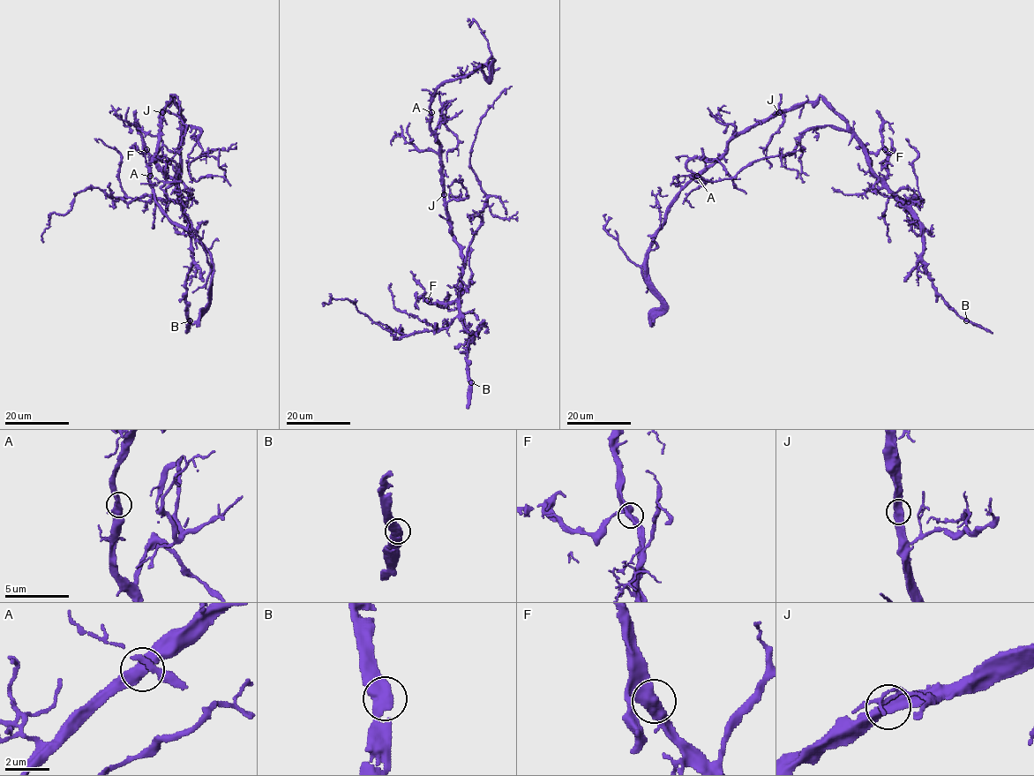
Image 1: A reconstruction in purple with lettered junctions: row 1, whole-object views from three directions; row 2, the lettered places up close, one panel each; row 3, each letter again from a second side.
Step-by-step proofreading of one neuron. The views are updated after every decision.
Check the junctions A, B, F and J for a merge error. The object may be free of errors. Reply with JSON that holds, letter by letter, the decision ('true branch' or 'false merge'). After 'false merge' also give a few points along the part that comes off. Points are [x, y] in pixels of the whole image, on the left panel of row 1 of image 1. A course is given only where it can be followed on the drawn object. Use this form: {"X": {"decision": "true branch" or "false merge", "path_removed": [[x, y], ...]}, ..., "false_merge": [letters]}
{"A": {"decision": "true branch"}, "B": {"decision": "true branch"}, "F": {"decision": "true branch"}, "J": {"decision": "true branch"}, "false_merge": []}

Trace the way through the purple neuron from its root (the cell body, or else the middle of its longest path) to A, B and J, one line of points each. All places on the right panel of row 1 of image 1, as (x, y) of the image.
A: (806, 101), (773, 114), (739, 132), (729, 142), (727, 149), (697, 176)
B: (806, 101), (815, 101), (820, 96), (847, 120), (871, 170), (919, 226), (923, 266), (934, 290), (966, 320)
J: (806, 101), (779, 112)

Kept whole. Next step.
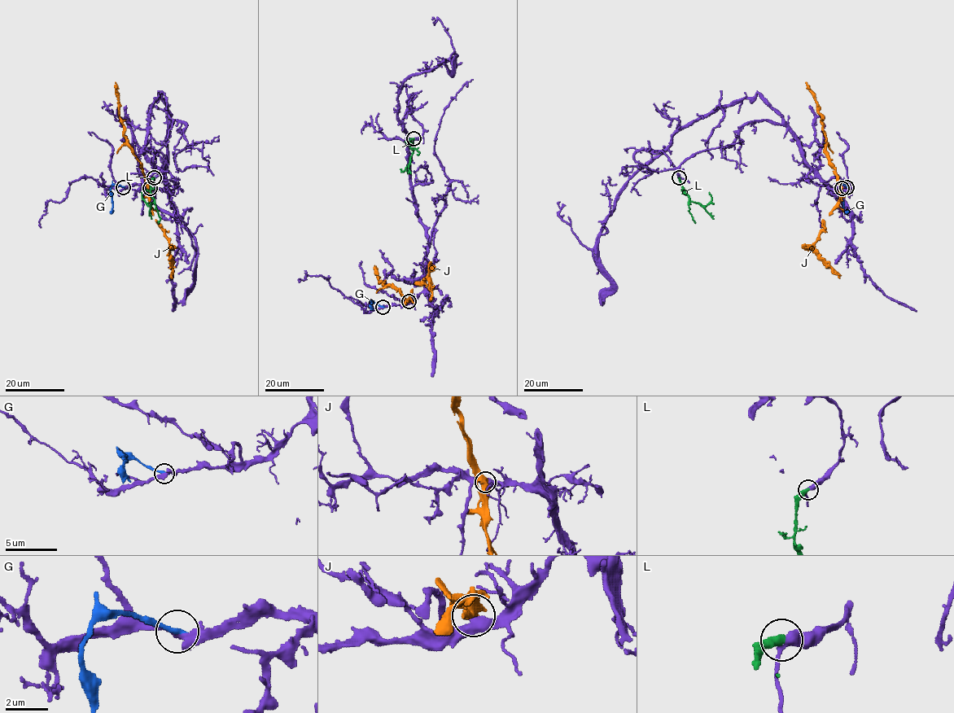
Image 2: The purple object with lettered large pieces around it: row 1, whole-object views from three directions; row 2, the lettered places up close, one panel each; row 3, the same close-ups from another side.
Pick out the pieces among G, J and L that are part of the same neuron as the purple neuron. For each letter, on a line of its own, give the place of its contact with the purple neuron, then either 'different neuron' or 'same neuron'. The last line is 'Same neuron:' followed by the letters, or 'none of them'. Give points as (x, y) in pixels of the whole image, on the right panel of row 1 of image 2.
G: (846, 187) | different neuron
J: (842, 188) | different neuron
L: (679, 177) | same neuron
Same neuron: L

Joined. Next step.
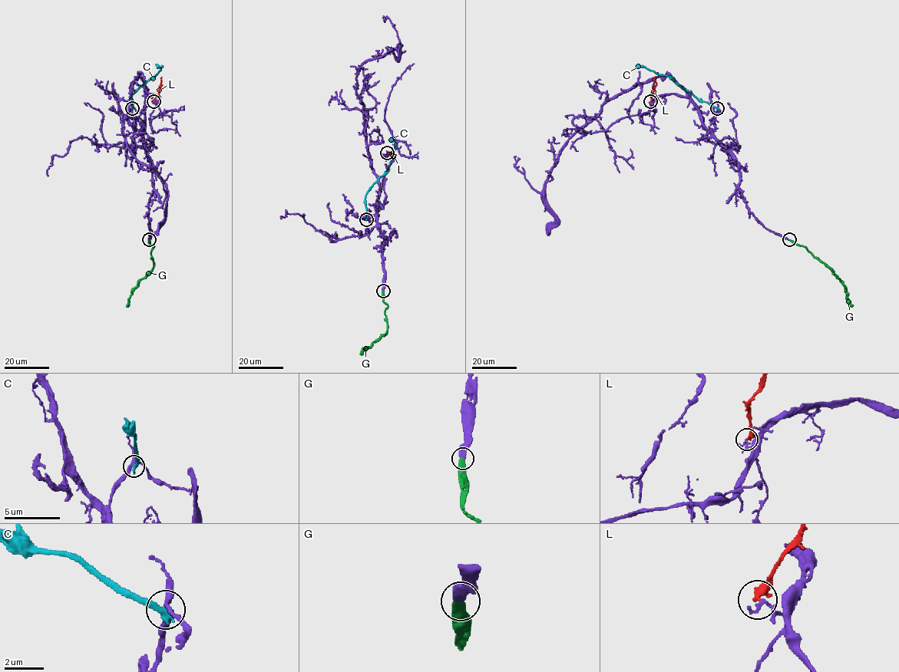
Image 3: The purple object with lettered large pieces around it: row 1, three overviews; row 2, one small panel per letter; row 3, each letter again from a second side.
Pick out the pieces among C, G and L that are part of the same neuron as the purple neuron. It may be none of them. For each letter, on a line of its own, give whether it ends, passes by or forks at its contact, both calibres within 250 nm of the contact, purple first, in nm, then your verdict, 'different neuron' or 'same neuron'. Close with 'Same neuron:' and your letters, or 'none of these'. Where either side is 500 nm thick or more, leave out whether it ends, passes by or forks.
C: it ends; calibres 260 and 400 nm; different neuron
G: it ends; calibres 360 and 360 nm; same neuron
L: it ends; calibres 110 and 420 nm; different neuron
Same neuron: G

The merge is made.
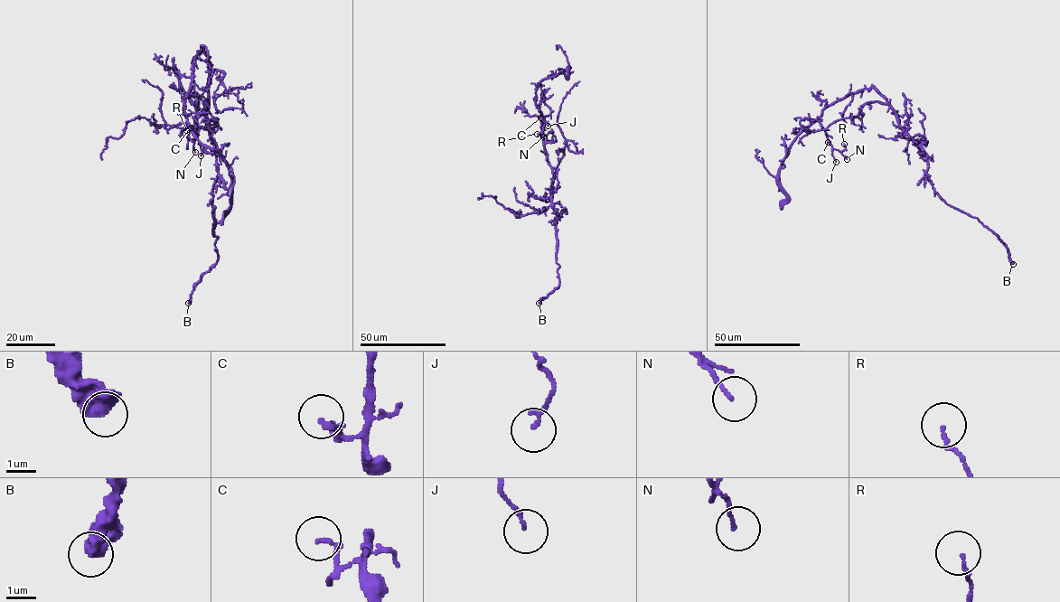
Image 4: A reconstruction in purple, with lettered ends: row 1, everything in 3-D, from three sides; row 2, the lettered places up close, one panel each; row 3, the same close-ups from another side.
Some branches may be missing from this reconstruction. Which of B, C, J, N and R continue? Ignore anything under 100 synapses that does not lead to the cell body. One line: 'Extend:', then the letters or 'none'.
Extend: none

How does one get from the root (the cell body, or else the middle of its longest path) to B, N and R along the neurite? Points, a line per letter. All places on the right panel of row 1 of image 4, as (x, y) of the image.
B: (888, 104), (899, 126), (925, 155), (933, 190), (947, 203), (977, 218), (994, 232), (1008, 248), (1013, 264)
N: (888, 104), (872, 86), (829, 105), (817, 119), (811, 119), (819, 121), (831, 147), (847, 159)
R: (888, 104), (872, 86), (829, 105), (817, 119), (811, 119), (819, 121), (833, 148), (842, 151), (844, 144)

